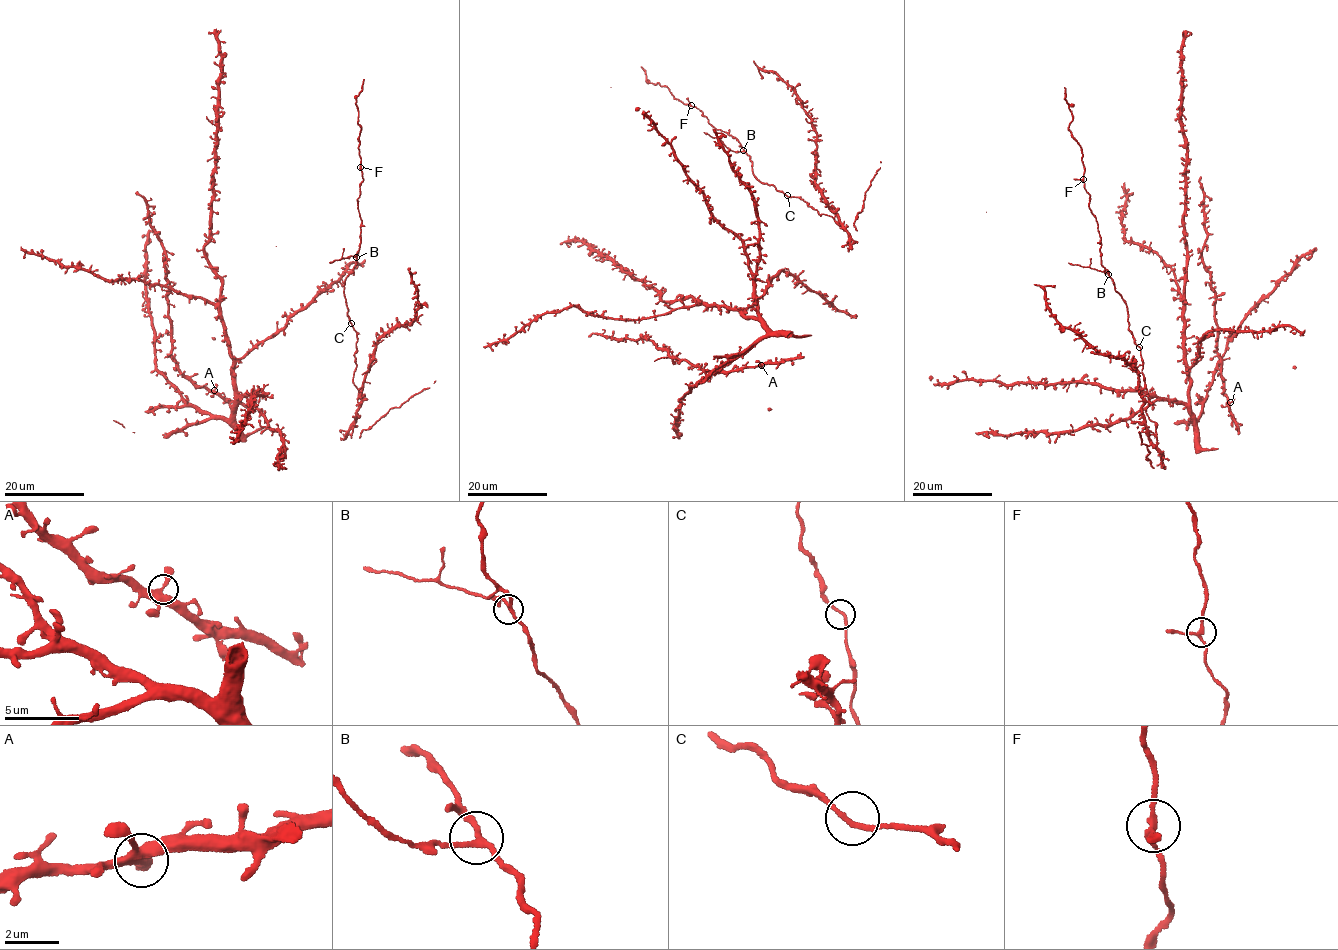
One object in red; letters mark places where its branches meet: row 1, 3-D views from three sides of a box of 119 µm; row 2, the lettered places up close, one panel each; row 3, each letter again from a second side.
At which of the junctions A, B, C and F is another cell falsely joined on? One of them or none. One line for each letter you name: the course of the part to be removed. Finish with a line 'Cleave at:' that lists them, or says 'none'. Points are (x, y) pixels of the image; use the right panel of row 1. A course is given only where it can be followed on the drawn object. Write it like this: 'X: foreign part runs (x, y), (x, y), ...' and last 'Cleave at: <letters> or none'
Cleave at: none

